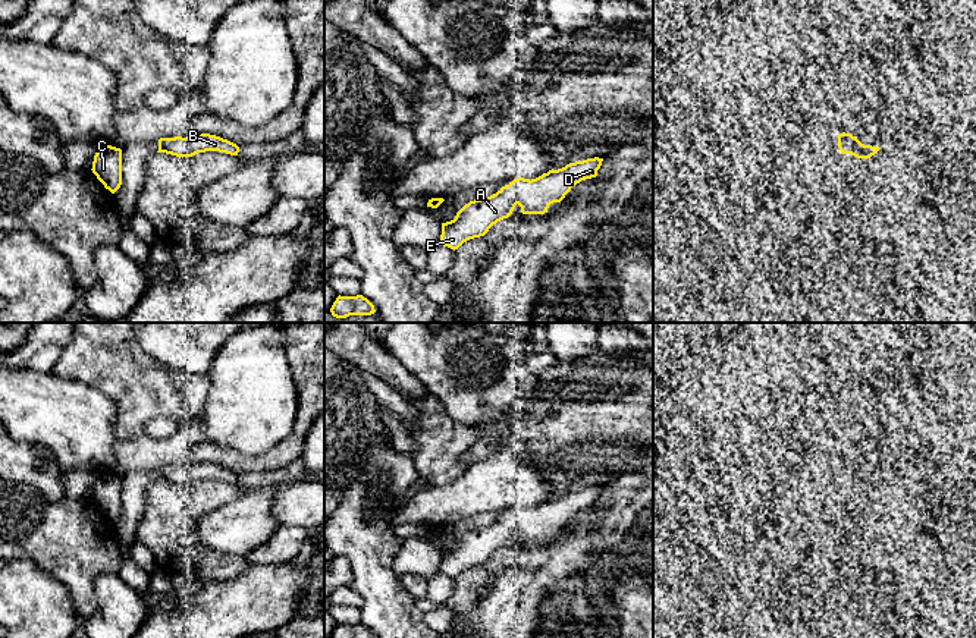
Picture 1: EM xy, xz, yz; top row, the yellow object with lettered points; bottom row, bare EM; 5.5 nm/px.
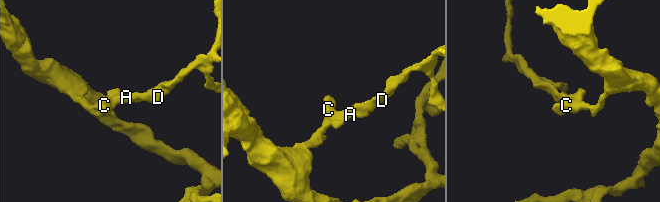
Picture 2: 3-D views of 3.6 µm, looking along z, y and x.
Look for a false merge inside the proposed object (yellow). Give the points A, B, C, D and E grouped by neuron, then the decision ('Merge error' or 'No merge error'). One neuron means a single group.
Groups: A B C D E. No merge error

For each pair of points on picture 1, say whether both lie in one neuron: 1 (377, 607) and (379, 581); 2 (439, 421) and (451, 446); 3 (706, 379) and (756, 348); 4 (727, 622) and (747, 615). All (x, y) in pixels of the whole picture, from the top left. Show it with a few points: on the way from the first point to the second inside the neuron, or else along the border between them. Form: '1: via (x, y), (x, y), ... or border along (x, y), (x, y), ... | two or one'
1: via (379, 602), (379, 587) | one
2: via (439, 427), (439, 434), (445, 440) | one
3: via (718, 379), (744, 355) | one
4: border along (716, 609), (730, 615), (737, 622) | two

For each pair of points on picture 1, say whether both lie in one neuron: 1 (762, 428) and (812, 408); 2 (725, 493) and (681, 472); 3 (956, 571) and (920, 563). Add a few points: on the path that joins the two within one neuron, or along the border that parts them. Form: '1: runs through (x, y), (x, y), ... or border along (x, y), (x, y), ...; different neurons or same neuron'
1: border along (799, 417), (812, 433); different neurons
2: runs through (714, 483), (690, 461); same neuron
3: border along (947, 559), (942, 571); different neurons

